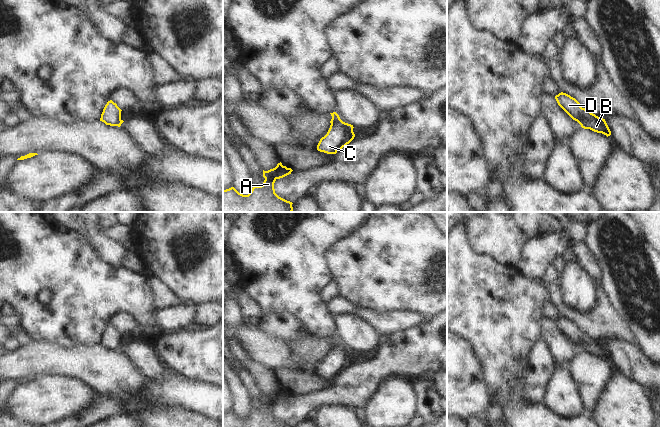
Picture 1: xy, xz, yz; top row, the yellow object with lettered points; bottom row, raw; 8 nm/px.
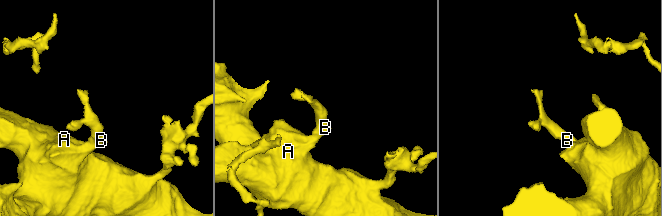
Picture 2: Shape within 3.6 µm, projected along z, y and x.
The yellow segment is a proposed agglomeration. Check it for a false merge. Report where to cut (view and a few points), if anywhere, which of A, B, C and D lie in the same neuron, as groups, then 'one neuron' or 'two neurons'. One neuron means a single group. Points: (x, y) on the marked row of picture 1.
no cut; A B C D; one neuron

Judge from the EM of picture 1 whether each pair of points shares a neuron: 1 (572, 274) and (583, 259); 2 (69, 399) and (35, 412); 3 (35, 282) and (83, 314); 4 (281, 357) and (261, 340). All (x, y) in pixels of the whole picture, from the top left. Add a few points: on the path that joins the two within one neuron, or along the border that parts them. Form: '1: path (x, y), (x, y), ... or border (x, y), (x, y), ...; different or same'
1: border (571, 258), (595, 279); different
2: path (61, 399), (47, 400), (43, 404); same
3: path (47, 282), (50, 282), (71, 302); same
4: path (276, 354), (266, 345); same

